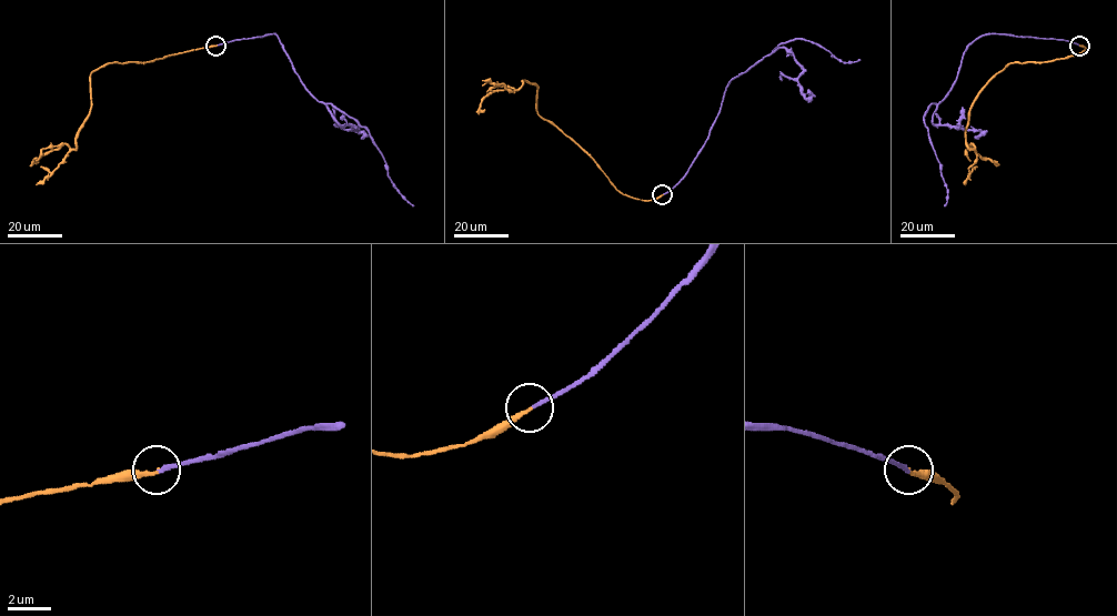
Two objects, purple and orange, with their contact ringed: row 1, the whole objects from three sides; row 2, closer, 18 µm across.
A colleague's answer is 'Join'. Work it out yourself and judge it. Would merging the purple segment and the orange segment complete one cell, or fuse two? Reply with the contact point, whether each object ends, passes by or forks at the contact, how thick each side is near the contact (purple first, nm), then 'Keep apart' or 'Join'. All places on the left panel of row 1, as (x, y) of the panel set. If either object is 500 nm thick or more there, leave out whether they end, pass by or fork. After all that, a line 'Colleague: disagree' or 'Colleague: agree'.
Place: (215, 46). At the ring purple ends. At the ring orange ends. Thickness 170 nm (purple) against 190 nm. Join
Colleague: agree

